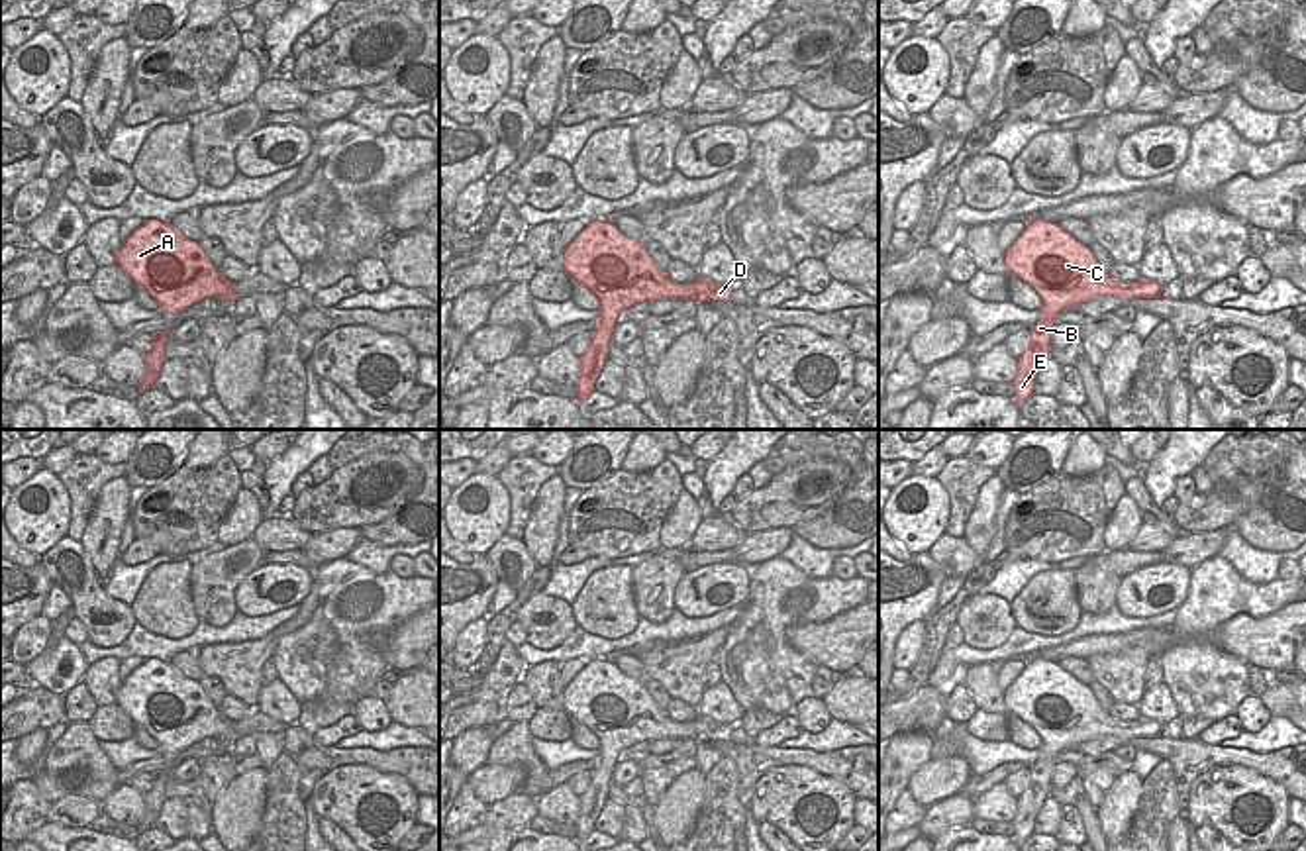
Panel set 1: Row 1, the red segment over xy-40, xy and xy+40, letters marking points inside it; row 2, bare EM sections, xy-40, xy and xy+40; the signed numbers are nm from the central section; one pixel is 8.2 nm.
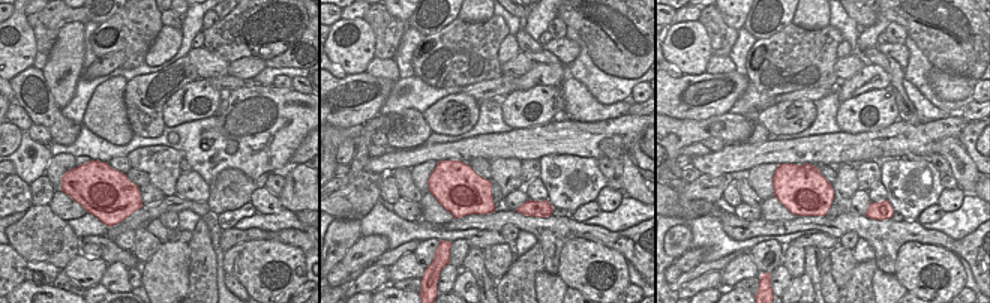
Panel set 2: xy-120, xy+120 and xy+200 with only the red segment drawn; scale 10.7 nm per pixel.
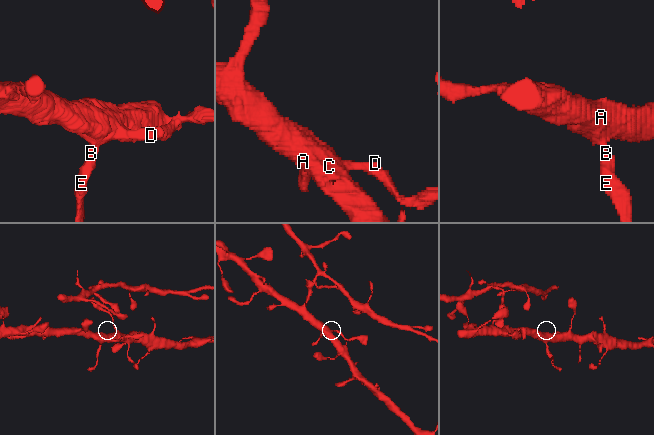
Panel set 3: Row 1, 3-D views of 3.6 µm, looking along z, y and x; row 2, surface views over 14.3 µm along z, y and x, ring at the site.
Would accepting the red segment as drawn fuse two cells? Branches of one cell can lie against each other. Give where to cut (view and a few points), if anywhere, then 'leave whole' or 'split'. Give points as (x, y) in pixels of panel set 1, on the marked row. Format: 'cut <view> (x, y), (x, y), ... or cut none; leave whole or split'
cut none; leave whole

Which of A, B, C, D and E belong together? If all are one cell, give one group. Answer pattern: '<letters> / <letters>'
A B C D E

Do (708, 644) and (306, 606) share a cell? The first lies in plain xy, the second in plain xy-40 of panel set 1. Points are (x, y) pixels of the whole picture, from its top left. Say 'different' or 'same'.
same

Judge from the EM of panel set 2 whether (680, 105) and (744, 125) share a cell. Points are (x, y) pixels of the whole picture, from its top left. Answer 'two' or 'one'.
two

